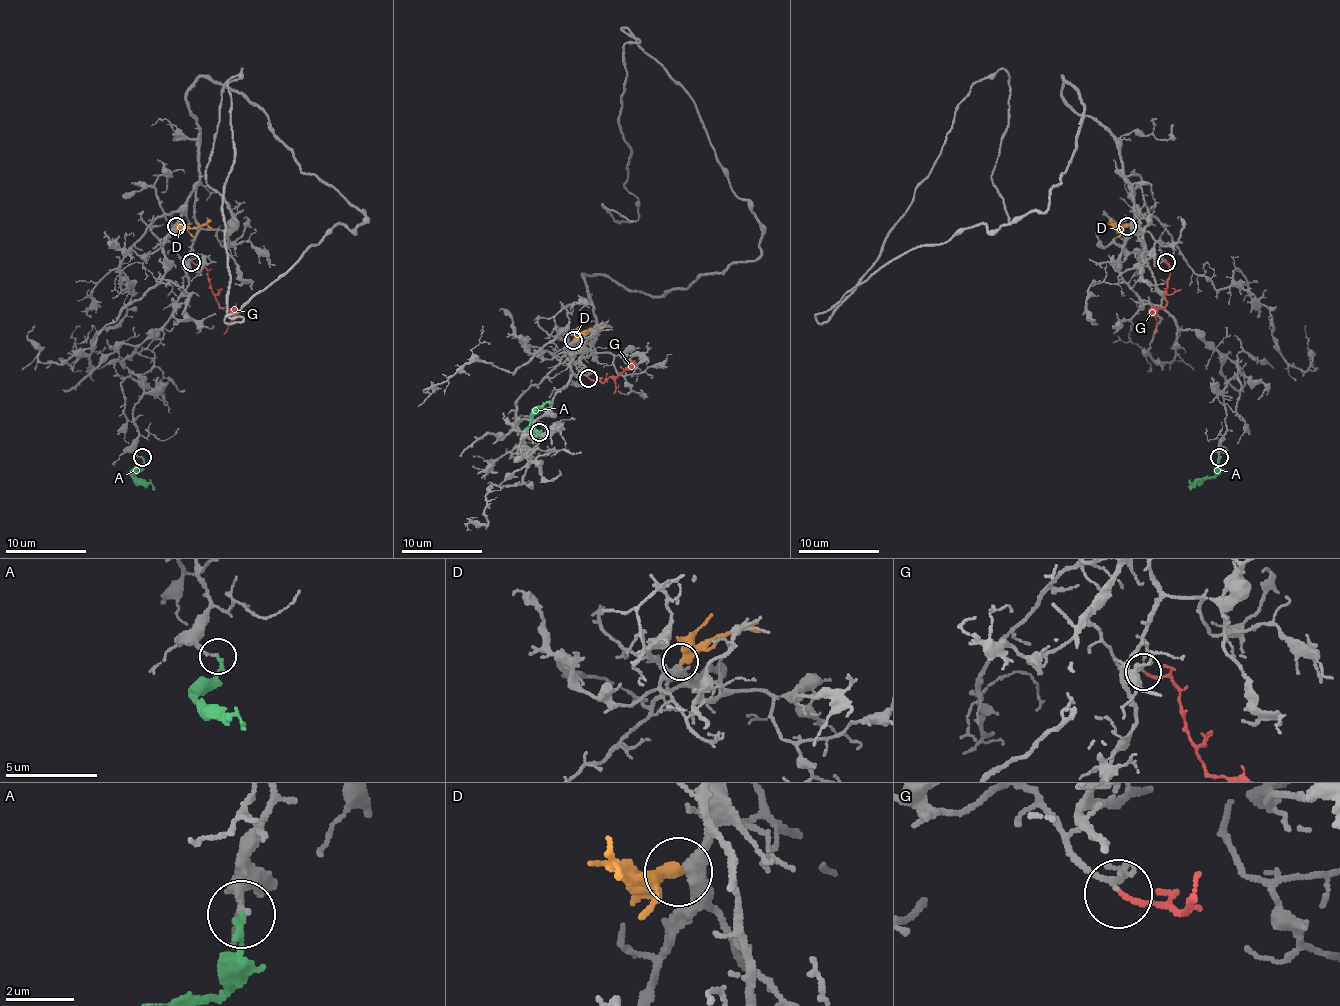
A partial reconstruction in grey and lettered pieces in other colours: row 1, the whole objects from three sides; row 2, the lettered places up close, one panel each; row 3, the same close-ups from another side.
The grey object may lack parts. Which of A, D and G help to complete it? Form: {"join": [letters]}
{"join": ["G"]}

